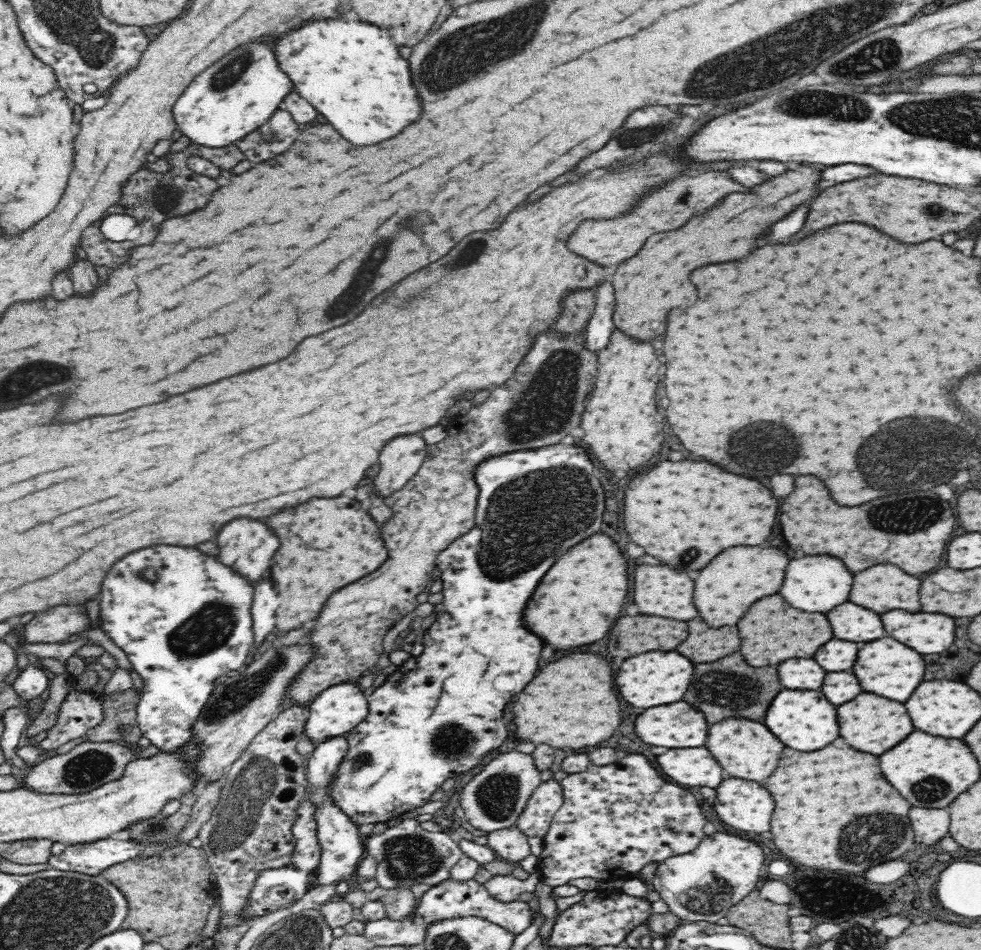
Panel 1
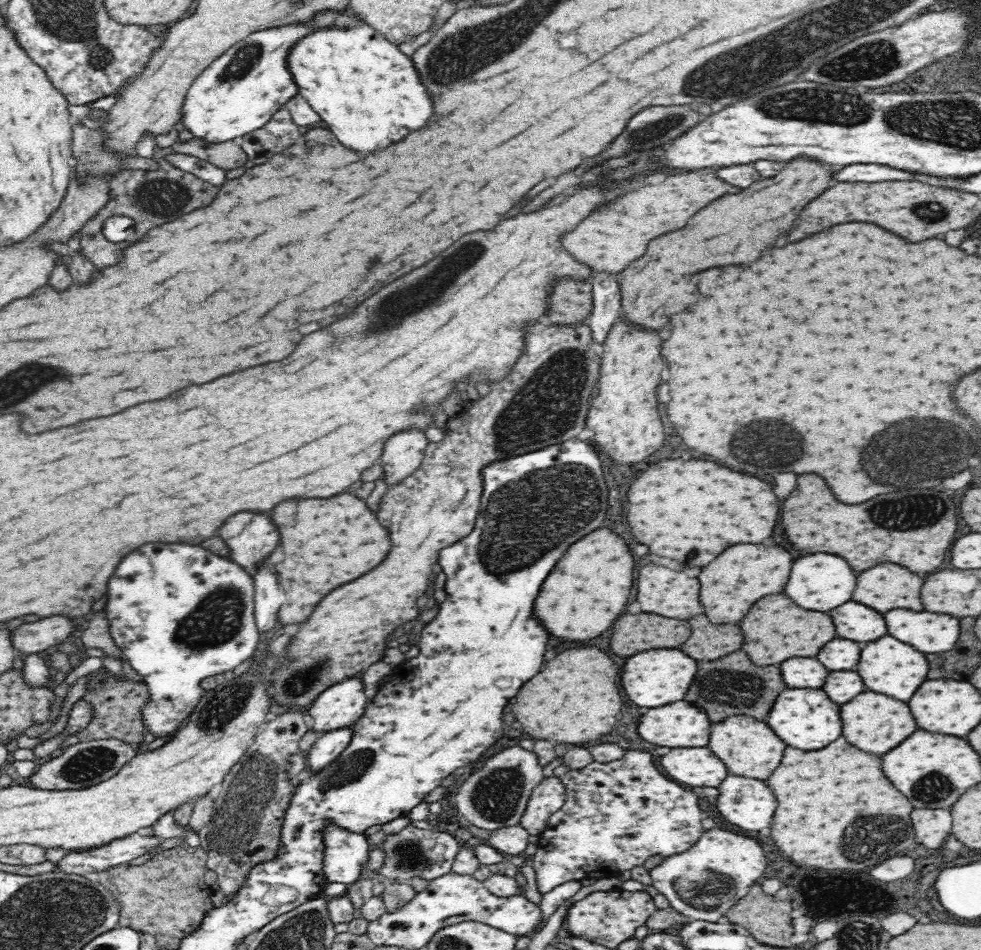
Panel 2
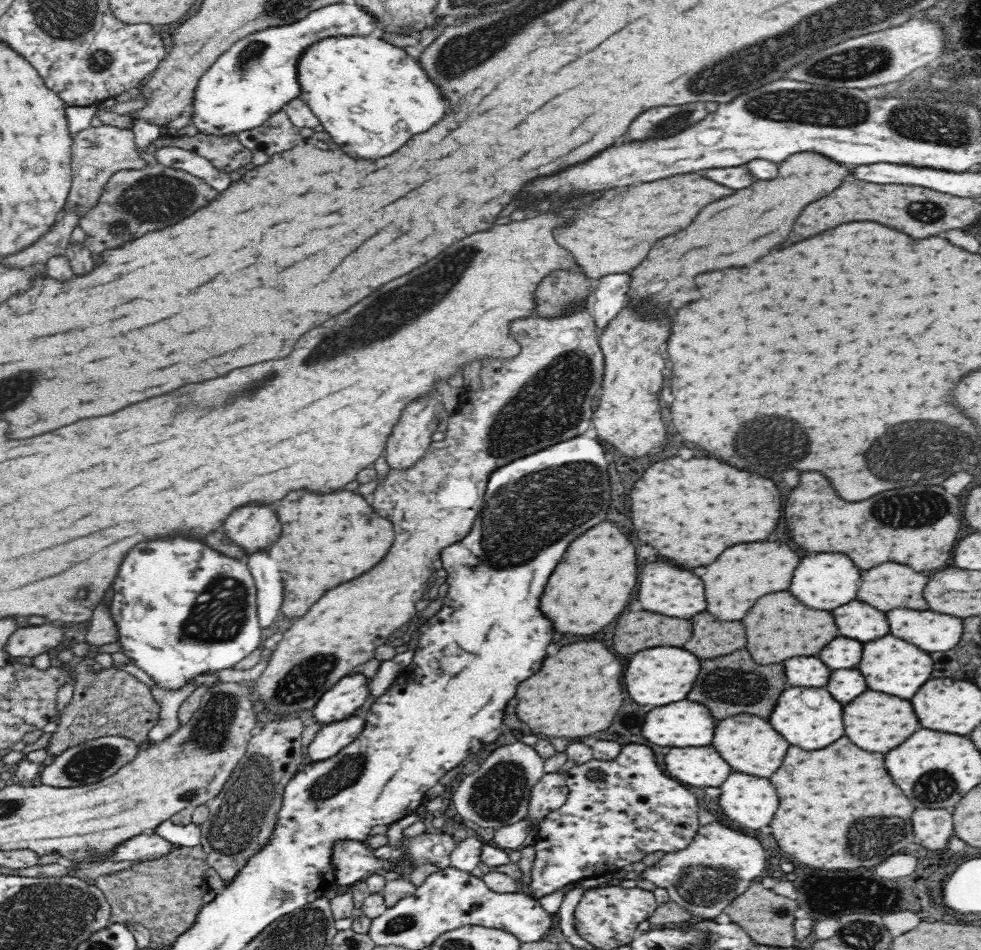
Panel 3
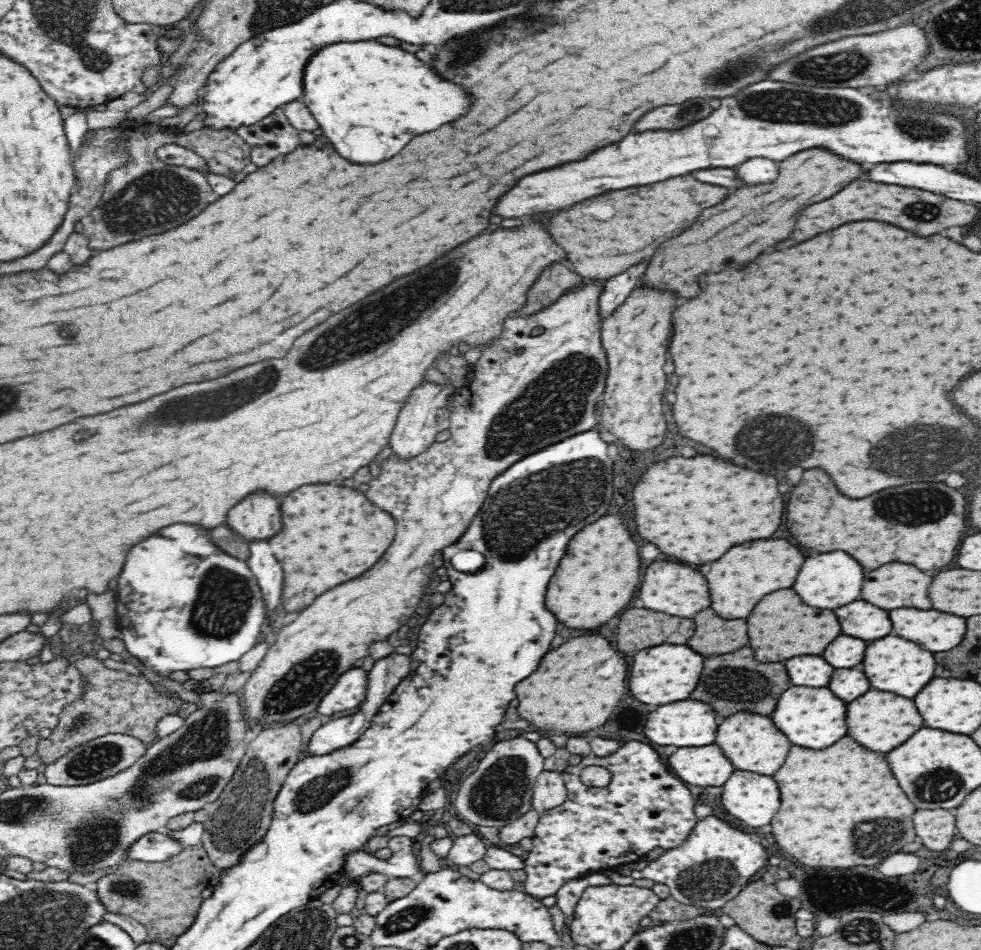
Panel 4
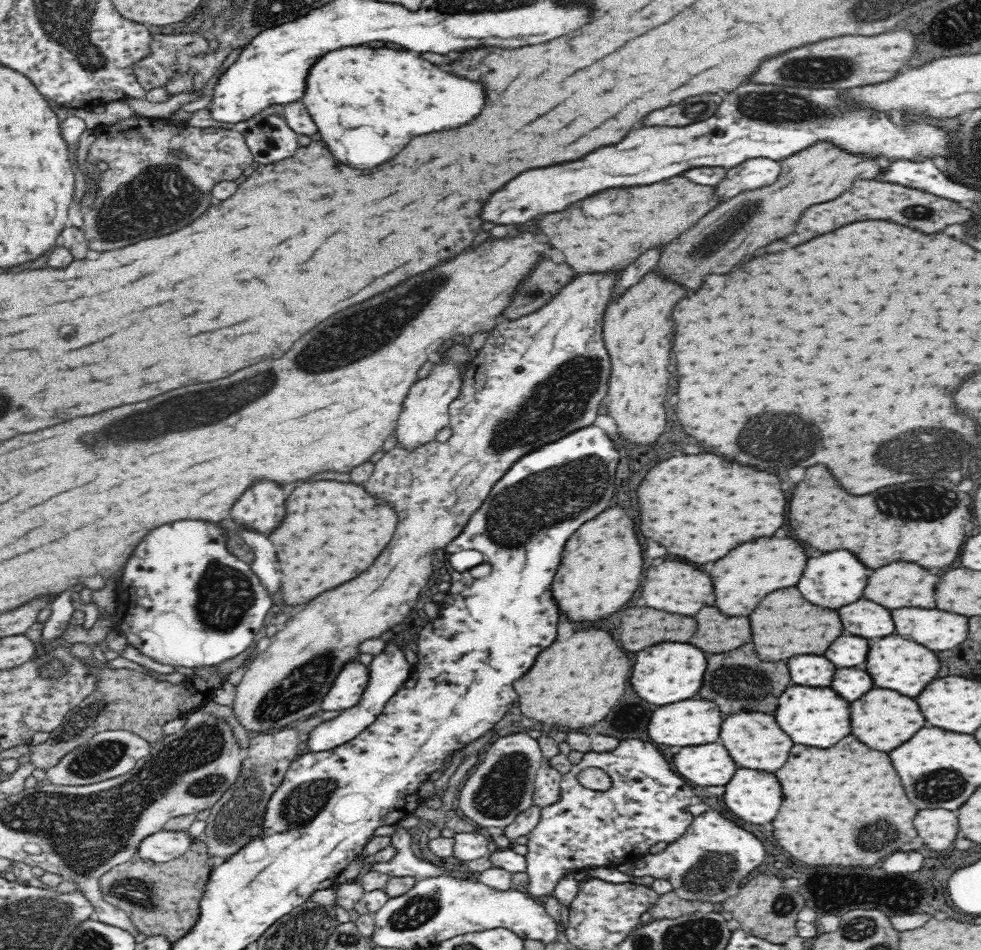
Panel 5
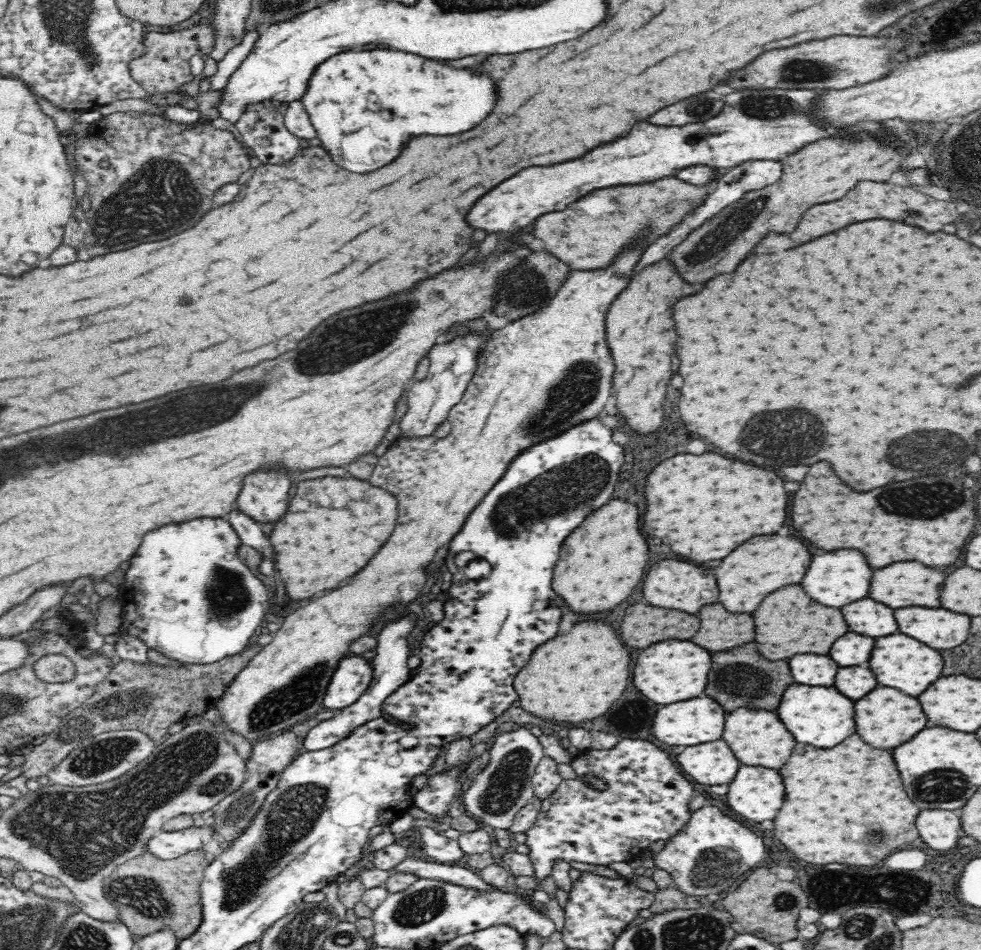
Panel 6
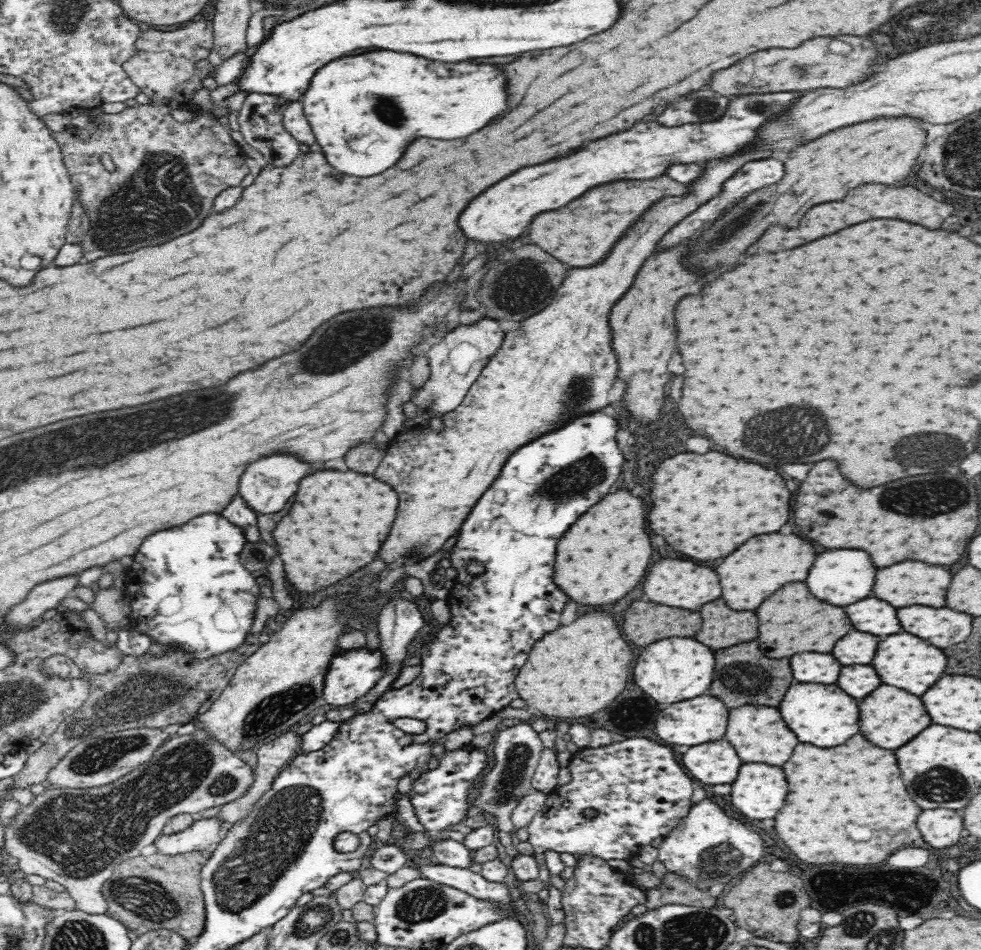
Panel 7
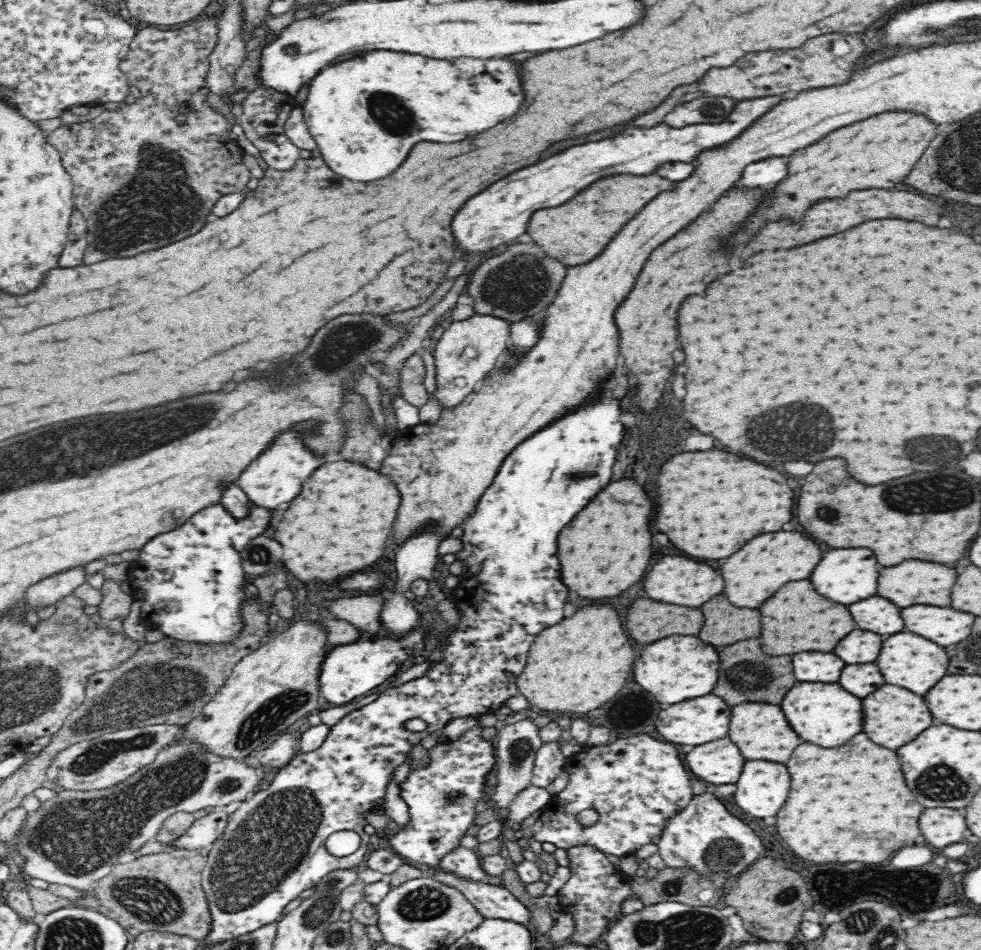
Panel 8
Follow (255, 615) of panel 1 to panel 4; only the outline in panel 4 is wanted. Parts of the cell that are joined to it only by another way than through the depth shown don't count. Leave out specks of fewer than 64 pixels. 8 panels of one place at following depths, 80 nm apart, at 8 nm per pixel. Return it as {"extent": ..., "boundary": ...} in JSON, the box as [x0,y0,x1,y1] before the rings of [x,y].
{"extent":[247,540,284,614],"boundary":[[[248,540],[247,542],[249,546],[247,565],[254,576],[258,578],[258,584],[260,584],[264,600],[266,600],[267,612],[272,614],[282,598],[284,572],[280,568],[280,564],[276,562],[274,552],[268,542],[256,542],[256,540]]]}

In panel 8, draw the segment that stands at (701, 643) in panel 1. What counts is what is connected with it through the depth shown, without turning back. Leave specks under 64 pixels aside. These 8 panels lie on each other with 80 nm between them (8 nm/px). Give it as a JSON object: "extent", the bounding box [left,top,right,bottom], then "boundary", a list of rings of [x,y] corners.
{"extent":[700,594,760,646],"boundary":[[[724,594],[712,598],[702,606],[706,616],[700,638],[712,646],[730,646],[738,640],[760,636],[760,614],[758,610],[740,610],[730,606]]]}

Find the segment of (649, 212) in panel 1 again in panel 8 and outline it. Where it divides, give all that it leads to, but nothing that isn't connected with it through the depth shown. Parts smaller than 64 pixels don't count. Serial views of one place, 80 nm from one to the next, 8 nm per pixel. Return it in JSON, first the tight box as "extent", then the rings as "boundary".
{"extent":[527,174,675,268],"boundary":[[[656,174],[642,178],[634,176],[602,178],[600,182],[594,182],[594,186],[582,190],[582,194],[576,194],[576,198],[570,198],[570,202],[564,202],[562,206],[556,208],[544,208],[534,212],[534,218],[530,218],[527,232],[536,244],[544,244],[540,248],[548,256],[564,262],[567,268],[578,266],[596,258],[636,212],[640,212],[660,192],[672,190],[674,184],[675,182],[668,182],[666,178],[660,178]]]}

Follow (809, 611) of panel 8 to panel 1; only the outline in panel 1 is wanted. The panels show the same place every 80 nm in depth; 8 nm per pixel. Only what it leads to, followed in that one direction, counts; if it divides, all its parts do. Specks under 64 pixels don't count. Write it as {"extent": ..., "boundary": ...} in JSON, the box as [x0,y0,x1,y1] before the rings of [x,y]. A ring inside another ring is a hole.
{"extent":[738,594,834,666],"boundary":[[[774,594],[770,598],[758,600],[748,614],[738,622],[740,638],[742,638],[742,654],[746,656],[750,666],[768,666],[780,664],[788,658],[810,658],[816,650],[834,638],[832,626],[824,614],[806,614],[800,610],[790,608],[790,604],[780,596]],[[772,634],[782,634],[782,640],[772,638]],[[784,642],[784,644],[782,644]]]}

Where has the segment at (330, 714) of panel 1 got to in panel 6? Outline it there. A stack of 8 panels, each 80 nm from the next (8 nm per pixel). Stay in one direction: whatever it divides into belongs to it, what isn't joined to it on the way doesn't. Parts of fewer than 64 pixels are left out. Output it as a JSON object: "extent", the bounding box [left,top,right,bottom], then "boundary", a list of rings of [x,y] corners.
{"extent":[323,654,373,709],"boundary":[[[360,654],[342,658],[330,678],[323,703],[326,708],[343,709],[356,702],[370,686],[373,664]]]}

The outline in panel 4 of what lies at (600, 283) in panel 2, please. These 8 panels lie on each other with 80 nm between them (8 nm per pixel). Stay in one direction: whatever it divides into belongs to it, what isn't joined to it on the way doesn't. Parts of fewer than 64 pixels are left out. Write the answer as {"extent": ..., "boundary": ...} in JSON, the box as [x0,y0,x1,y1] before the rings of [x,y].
{"extent":[599,260,648,319],"boundary":[[[648,260],[630,266],[630,270],[606,282],[606,288],[599,302],[599,313],[602,319],[612,314],[628,298],[628,294],[638,286],[638,282],[642,282],[642,274],[646,272],[646,266],[648,266]]]}

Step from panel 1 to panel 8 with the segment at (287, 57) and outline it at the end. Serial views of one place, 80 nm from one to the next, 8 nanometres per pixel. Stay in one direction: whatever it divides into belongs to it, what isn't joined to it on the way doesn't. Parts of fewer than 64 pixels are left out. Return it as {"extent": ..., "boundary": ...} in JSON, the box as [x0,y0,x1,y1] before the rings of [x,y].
{"extent":[303,50,524,182],"boundary":[[[376,50],[322,70],[309,82],[303,115],[324,162],[354,182],[392,174],[418,142],[460,142],[504,122],[524,102],[520,62],[502,58],[432,60]]]}

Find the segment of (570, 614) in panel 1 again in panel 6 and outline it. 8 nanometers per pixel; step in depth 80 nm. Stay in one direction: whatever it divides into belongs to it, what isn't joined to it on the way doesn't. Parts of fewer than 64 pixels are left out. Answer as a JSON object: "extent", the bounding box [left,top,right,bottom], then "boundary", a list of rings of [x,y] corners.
{"extent":[554,498,648,614],"boundary":[[[616,498],[590,514],[566,538],[554,568],[554,590],[574,612],[594,614],[610,610],[626,600],[640,584],[648,564],[648,544],[642,536],[638,516],[638,506]]]}

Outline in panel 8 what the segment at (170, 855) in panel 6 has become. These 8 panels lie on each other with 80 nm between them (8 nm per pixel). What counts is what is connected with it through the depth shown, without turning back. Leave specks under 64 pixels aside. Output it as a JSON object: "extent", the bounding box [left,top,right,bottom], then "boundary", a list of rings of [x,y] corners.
{"extent":[175,808,229,850],"boundary":[[[218,808],[217,811],[196,820],[190,829],[175,840],[175,844],[180,849],[197,850],[206,844],[215,843],[226,829],[229,818],[227,812]]]}

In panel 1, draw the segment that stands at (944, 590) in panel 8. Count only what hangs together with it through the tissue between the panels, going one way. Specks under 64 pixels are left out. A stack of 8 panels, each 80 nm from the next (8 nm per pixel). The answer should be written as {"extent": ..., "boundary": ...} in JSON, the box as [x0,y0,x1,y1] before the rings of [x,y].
{"extent":[848,564,920,614],"boundary":[[[878,564],[878,566],[872,566],[872,568],[854,576],[854,586],[852,586],[848,600],[858,606],[866,606],[878,614],[884,614],[884,612],[896,610],[896,608],[920,610],[918,588],[920,588],[920,580],[916,576],[910,576],[892,564]]]}

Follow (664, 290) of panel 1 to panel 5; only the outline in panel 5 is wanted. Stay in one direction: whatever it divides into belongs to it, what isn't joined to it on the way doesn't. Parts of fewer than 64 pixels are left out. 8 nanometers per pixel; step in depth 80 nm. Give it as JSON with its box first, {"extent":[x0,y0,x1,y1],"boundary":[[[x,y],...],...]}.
{"extent":[658,142,882,290],"boundary":[[[816,142],[780,162],[782,174],[778,182],[759,189],[738,193],[726,204],[720,204],[705,214],[690,230],[670,242],[658,264],[658,270],[674,282],[696,290],[708,274],[726,274],[734,270],[754,250],[784,238],[794,232],[802,212],[820,202],[828,202],[846,192],[856,180],[876,180],[882,172],[880,158],[864,158],[862,154],[850,154],[838,150],[832,142]]]}

